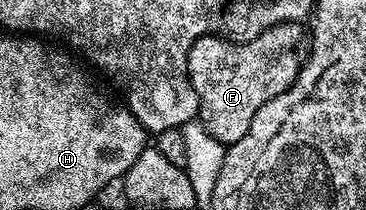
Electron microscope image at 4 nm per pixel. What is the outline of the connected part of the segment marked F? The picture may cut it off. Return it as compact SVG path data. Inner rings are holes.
M289 21L272 25L246 43L220 37L208 35L193 43L188 55L188 74L199 100L198 120L213 139L228 146L249 131L253 115L269 99L281 95L297 79L311 52L311 35L300 22Z

